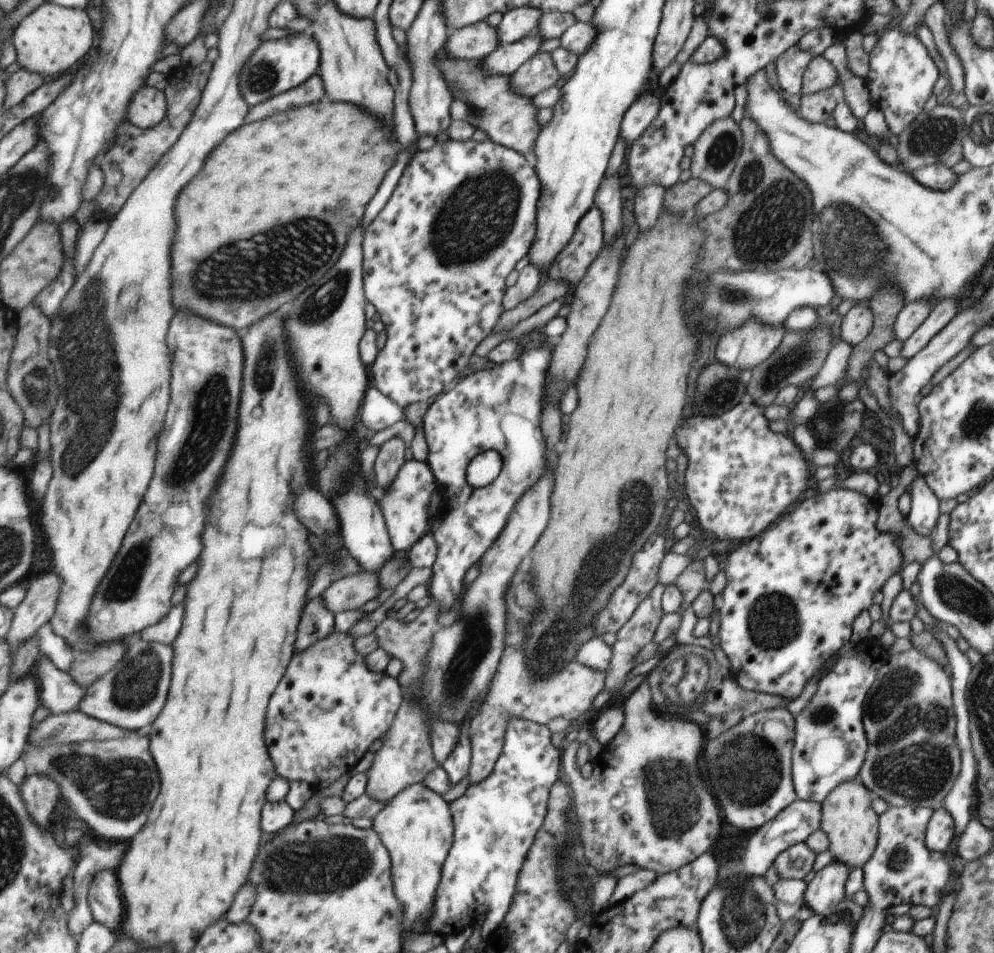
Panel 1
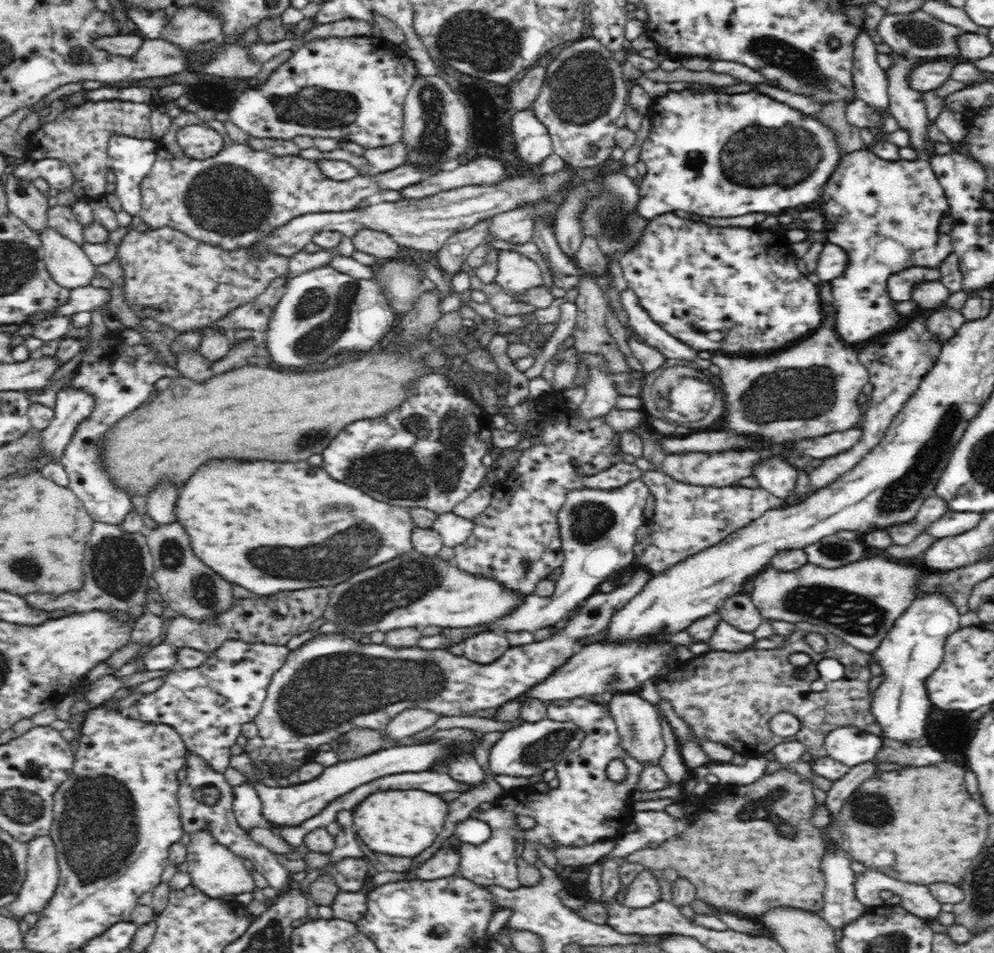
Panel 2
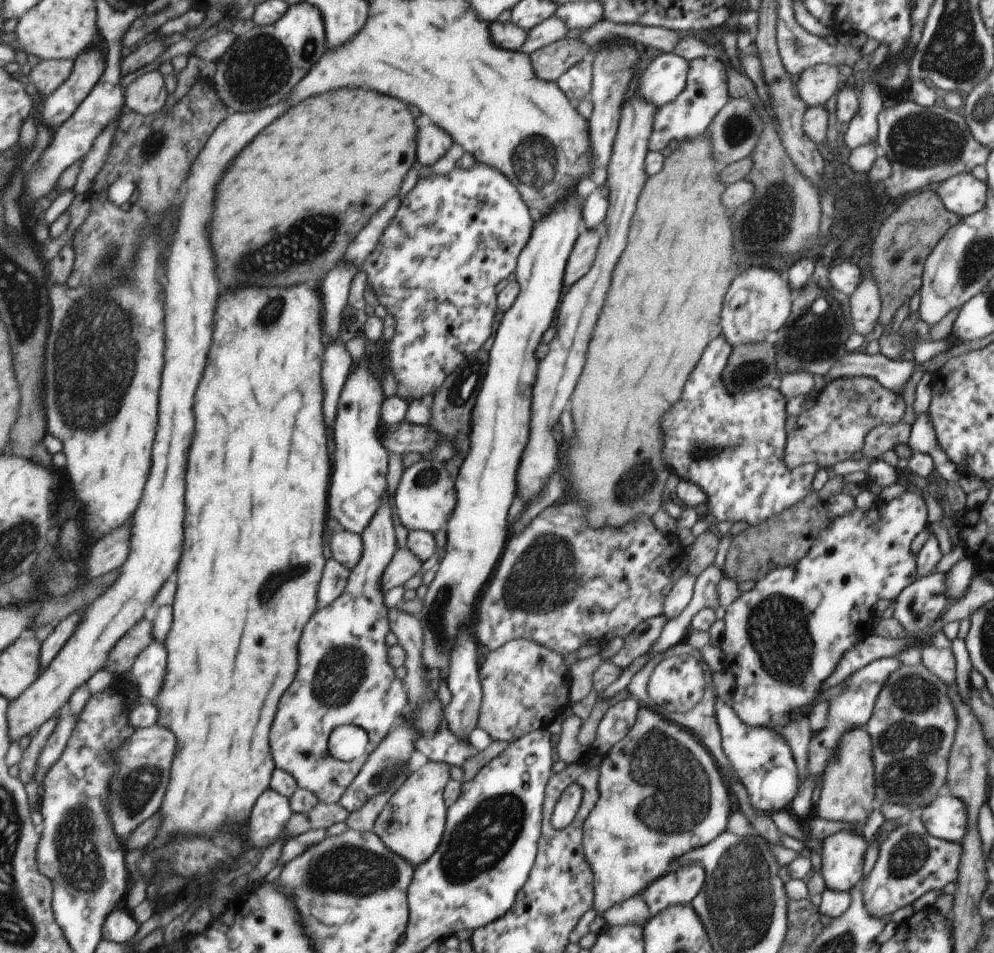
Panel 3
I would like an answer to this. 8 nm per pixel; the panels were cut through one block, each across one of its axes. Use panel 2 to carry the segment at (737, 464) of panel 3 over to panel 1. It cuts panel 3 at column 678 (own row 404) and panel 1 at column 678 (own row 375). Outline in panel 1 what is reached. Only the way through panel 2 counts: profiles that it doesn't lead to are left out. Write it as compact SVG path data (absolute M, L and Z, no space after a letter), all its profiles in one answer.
M743 401L720 416L702 416L700 412L690 410L688 424L678 428L676 438L686 452L686 494L688 502L696 512L696 520L701 528L712 532L715 539L745 542L762 534L792 502L796 502L804 488L808 468L802 460L798 448L790 440L790 433L774 434L768 428L768 422L762 414L762 408L751 401Z

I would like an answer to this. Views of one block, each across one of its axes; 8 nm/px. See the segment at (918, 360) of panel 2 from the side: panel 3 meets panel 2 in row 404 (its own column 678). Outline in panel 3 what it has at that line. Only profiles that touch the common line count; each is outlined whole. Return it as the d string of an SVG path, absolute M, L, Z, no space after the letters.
M691 862L684 867L670 870L666 875L656 879L654 883L650 884L642 892L643 899L651 912L648 920L654 915L658 915L660 911L667 910L668 907L692 903L692 900L694 900L695 896L699 894L704 884L706 884L707 875L708 872L706 872L703 865L700 865L698 862Z

